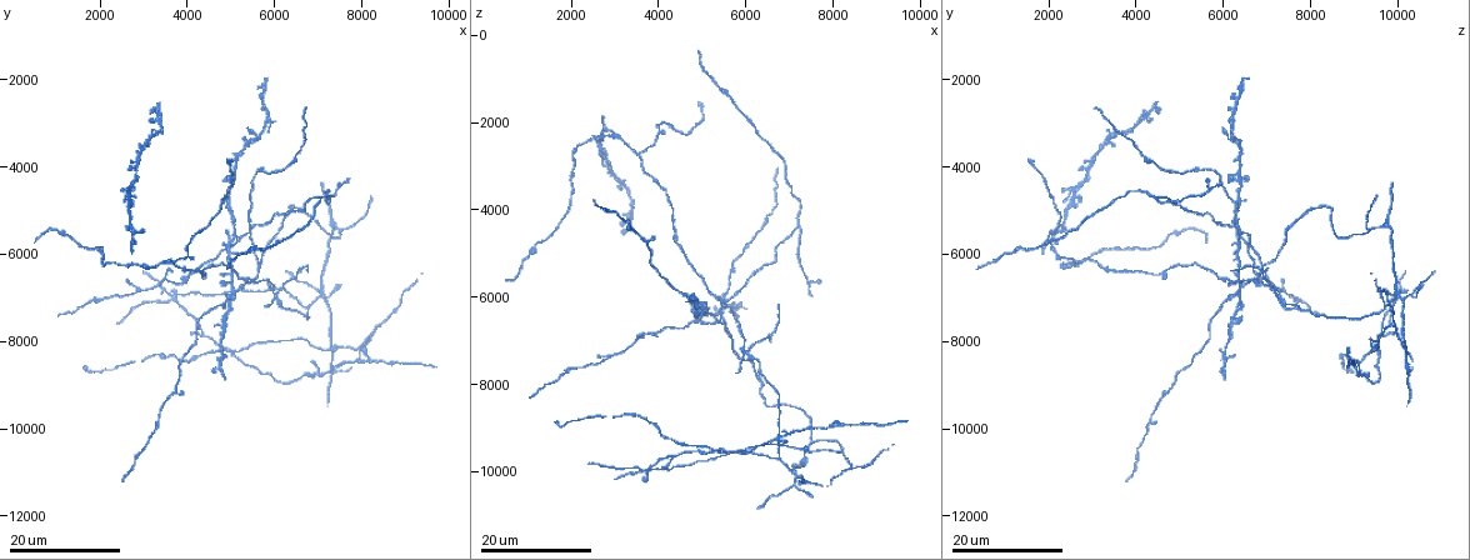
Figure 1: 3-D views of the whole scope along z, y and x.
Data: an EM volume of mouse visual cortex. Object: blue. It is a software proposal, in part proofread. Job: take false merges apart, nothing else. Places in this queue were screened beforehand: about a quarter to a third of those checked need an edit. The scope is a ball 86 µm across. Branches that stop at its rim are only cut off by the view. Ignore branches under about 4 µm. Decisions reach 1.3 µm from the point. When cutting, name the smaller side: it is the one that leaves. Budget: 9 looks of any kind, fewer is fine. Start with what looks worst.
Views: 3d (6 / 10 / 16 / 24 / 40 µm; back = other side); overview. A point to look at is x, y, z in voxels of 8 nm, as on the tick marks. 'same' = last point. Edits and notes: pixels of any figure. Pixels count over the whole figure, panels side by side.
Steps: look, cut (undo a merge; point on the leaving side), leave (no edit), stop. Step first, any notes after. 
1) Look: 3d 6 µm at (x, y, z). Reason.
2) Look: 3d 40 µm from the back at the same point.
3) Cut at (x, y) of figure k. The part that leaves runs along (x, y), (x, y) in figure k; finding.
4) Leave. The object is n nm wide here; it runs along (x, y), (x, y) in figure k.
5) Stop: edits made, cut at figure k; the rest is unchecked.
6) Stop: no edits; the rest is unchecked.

Look: 3d 16 µm at (3700, 7050, 10000). Four-way junction.

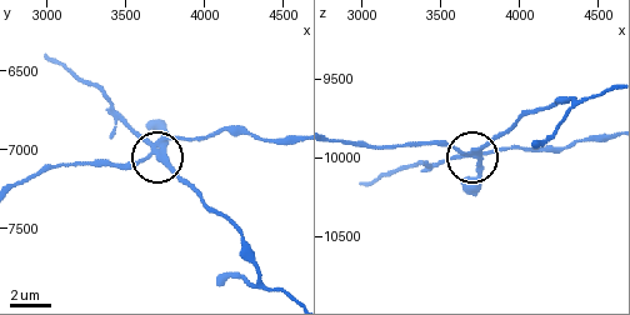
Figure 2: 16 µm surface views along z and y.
Look: 3d 10 µm at (3700, 7040, 9960).

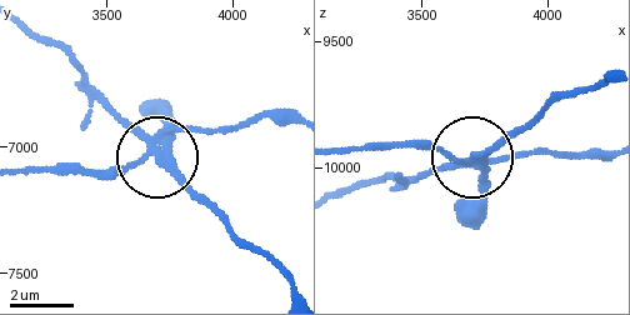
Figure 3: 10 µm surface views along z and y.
Cut at (155, 110) of figure 3. The part that leaves runs along (158, 148), (291, 290) in figure 3; two neurons meet here.

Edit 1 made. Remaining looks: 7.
Look: 3d 16 µm at (5450, 5500, 6350). Arms part here.

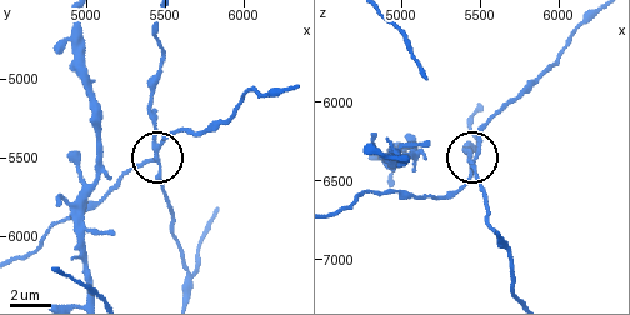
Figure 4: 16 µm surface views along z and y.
Look: 3d 10 µm at the same point.

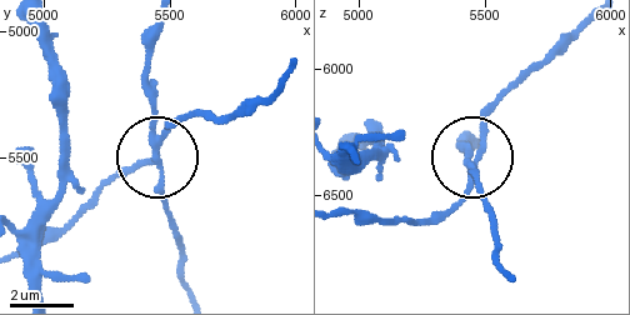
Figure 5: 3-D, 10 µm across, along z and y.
Cut at (165, 119) of figure 5. The part that leaves runs along (160, 145), (168, 121), (248, 110), (278, 81) in figure 5; a second neuron is stuck on.

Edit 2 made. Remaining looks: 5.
Look: 3d 24 µm at (6050, 6900, 7200). Small branch off a trunk.

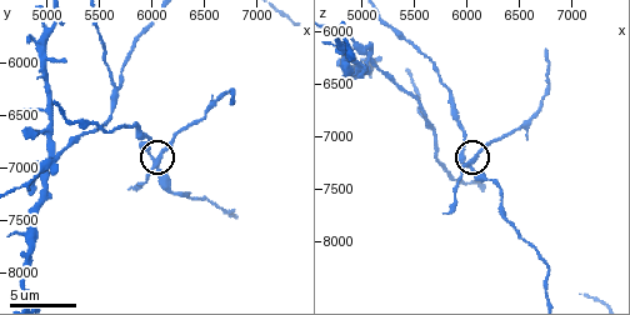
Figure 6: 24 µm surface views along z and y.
Look: 3d 6 µm at (6060, 6920, 7260).

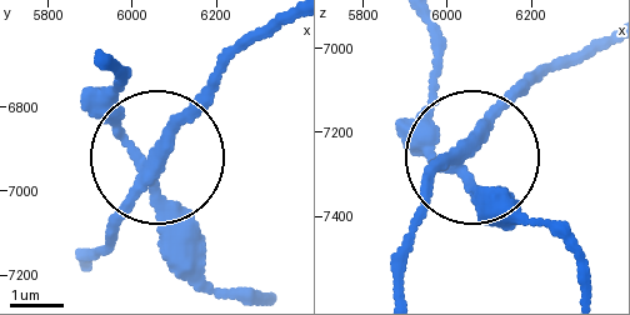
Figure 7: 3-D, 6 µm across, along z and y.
Cut at (184, 123) of figure 7. The object is 260 nm wide here; the part that leaves runs along (146, 169), (228, 65), (281, 30) in figure 7; a second neuron is stuck on.

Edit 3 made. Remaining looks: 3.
Look: overview.

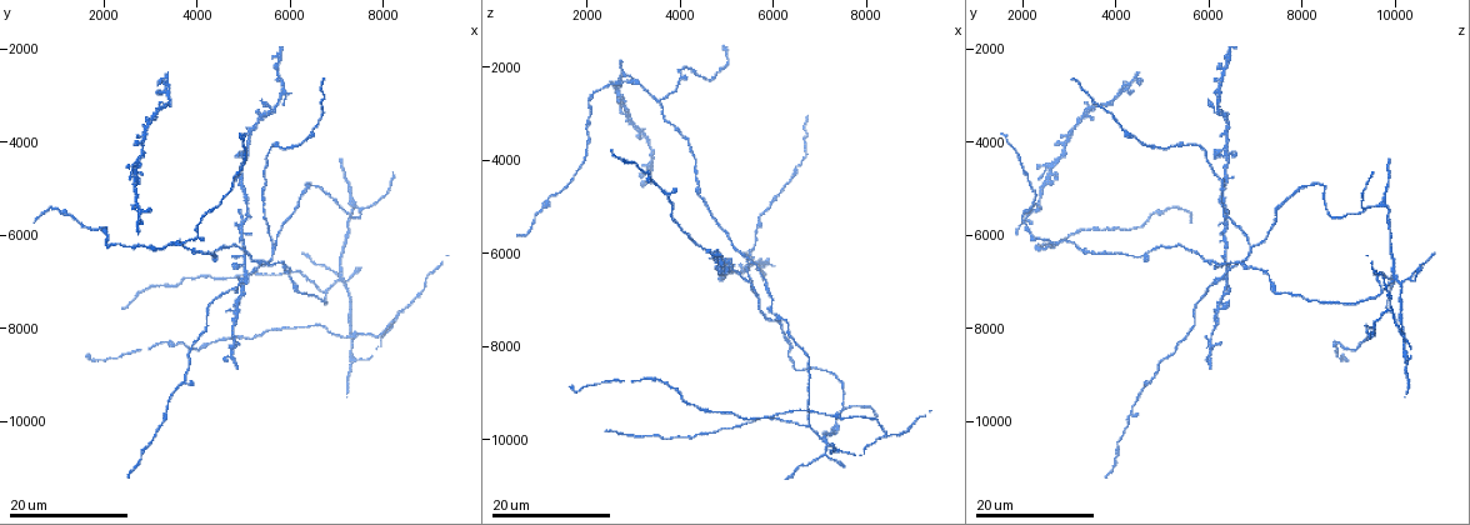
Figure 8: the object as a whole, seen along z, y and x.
Look: 3d 24 µm at (7500, 5500, 9350). A fork.

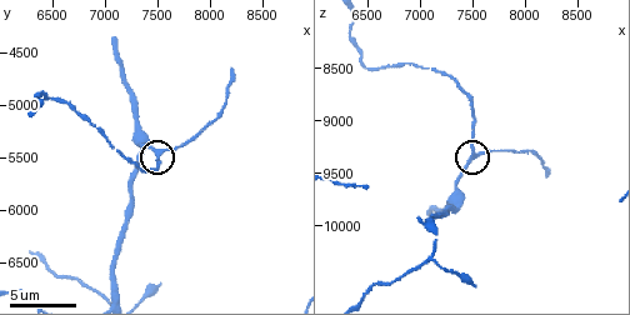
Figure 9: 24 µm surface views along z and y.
Look: 3d 10 µm at (7500, 5460, 9320). Closer look.

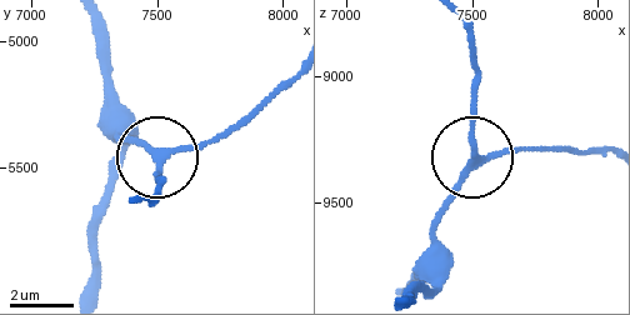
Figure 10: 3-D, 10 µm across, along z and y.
Leave. It runs along (415, 294), (431, 284), (434, 219), (466, 163), (544, 146) in figure 10; all the same neuron.

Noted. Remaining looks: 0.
Stop: edits made, cut at figure 3, cut at figure 5, cut at figure 7; the rest is unchecked.

